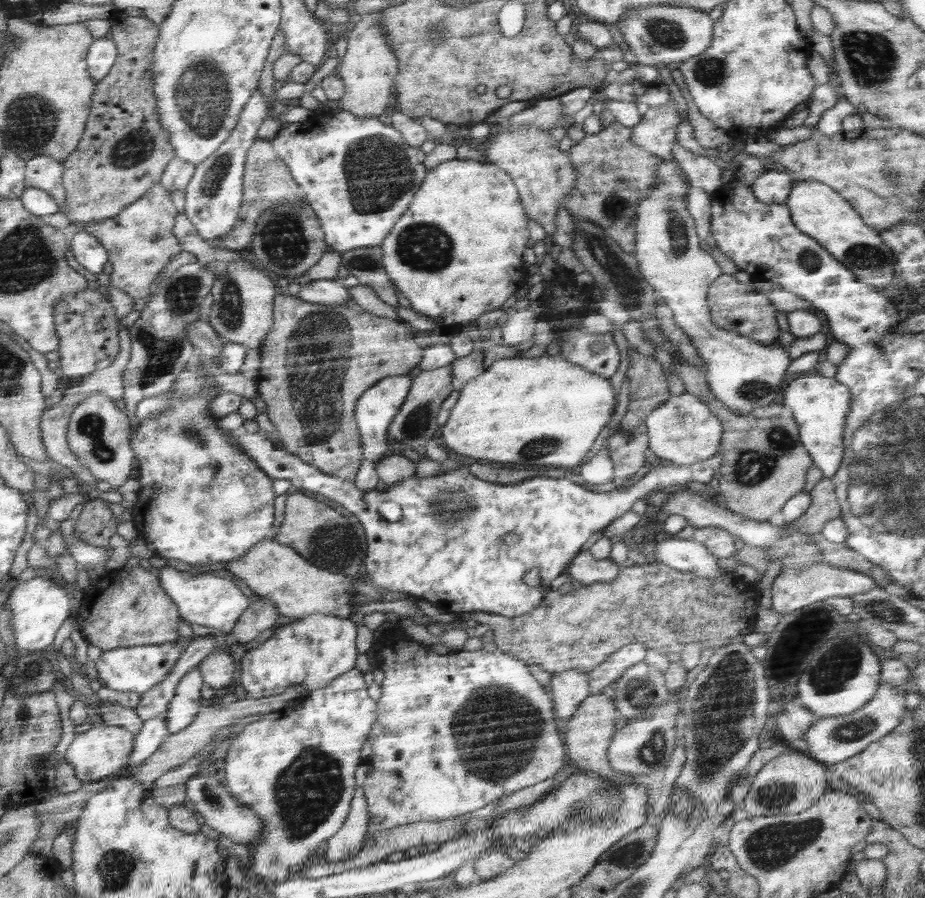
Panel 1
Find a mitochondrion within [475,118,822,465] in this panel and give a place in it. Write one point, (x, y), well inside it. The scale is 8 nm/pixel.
(629, 287)

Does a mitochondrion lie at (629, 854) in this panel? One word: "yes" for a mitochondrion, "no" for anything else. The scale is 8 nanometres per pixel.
yes

